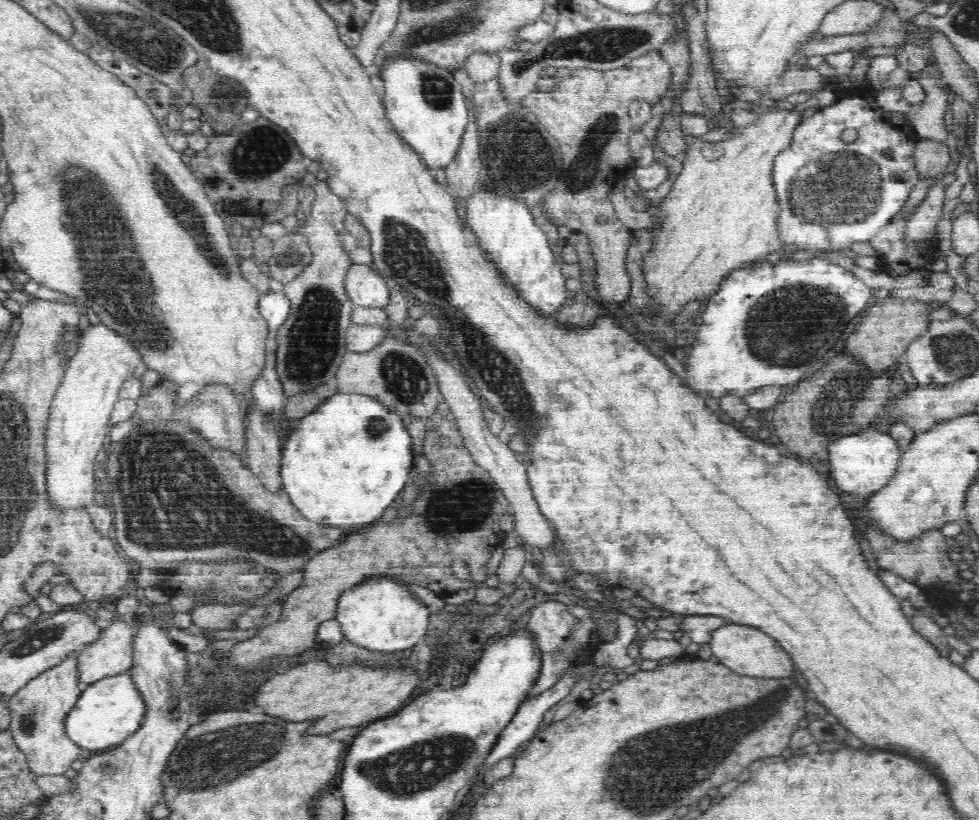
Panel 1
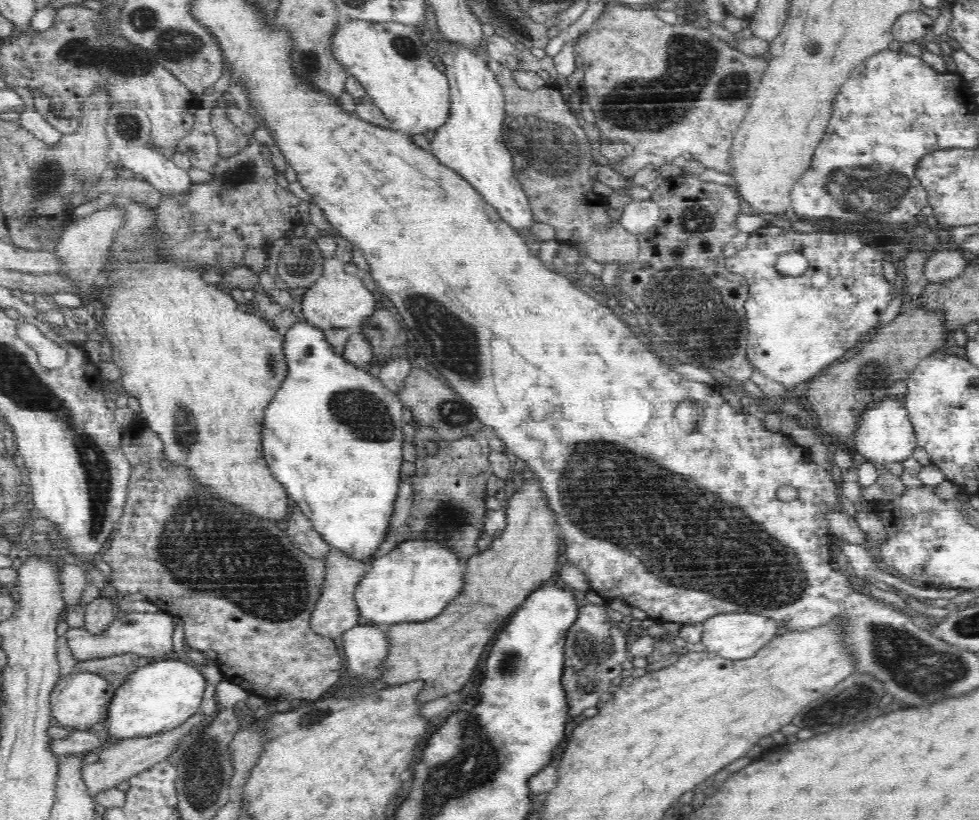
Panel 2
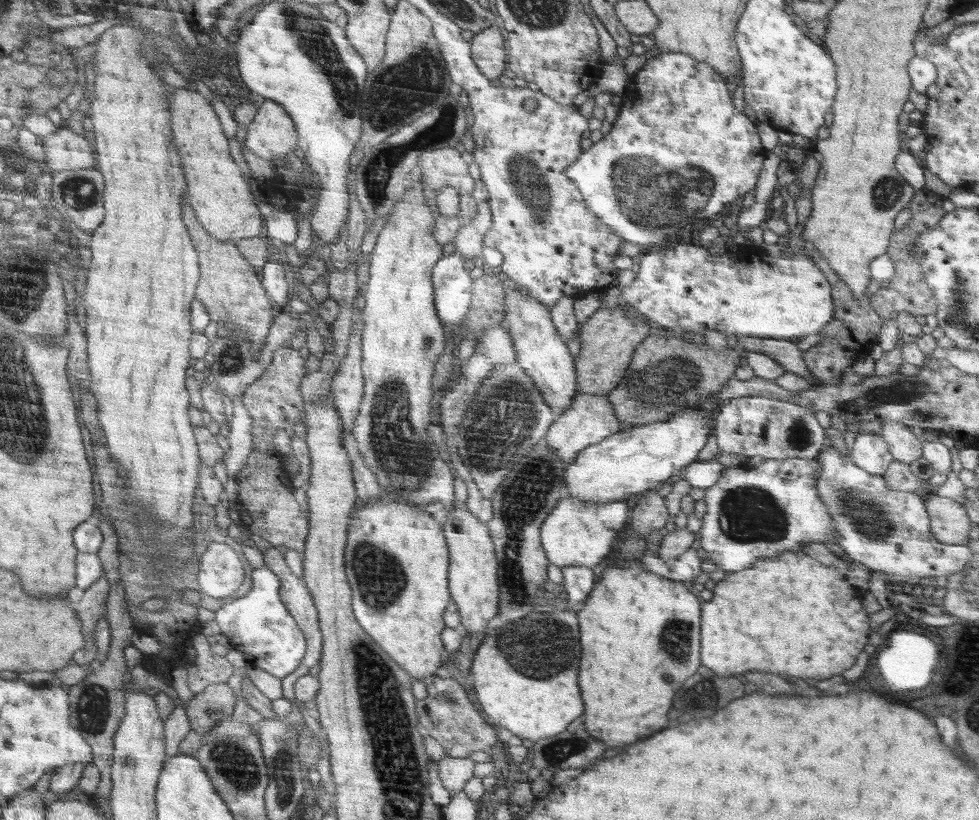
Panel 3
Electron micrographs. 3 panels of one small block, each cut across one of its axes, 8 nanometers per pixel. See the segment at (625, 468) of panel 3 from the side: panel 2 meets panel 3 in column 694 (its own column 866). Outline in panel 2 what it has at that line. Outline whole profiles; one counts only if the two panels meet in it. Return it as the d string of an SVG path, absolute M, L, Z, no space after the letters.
M886 398L873 403L863 413L860 426L856 427L856 448L862 456L866 456L872 462L888 465L902 463L913 456L918 443L903 401Z

